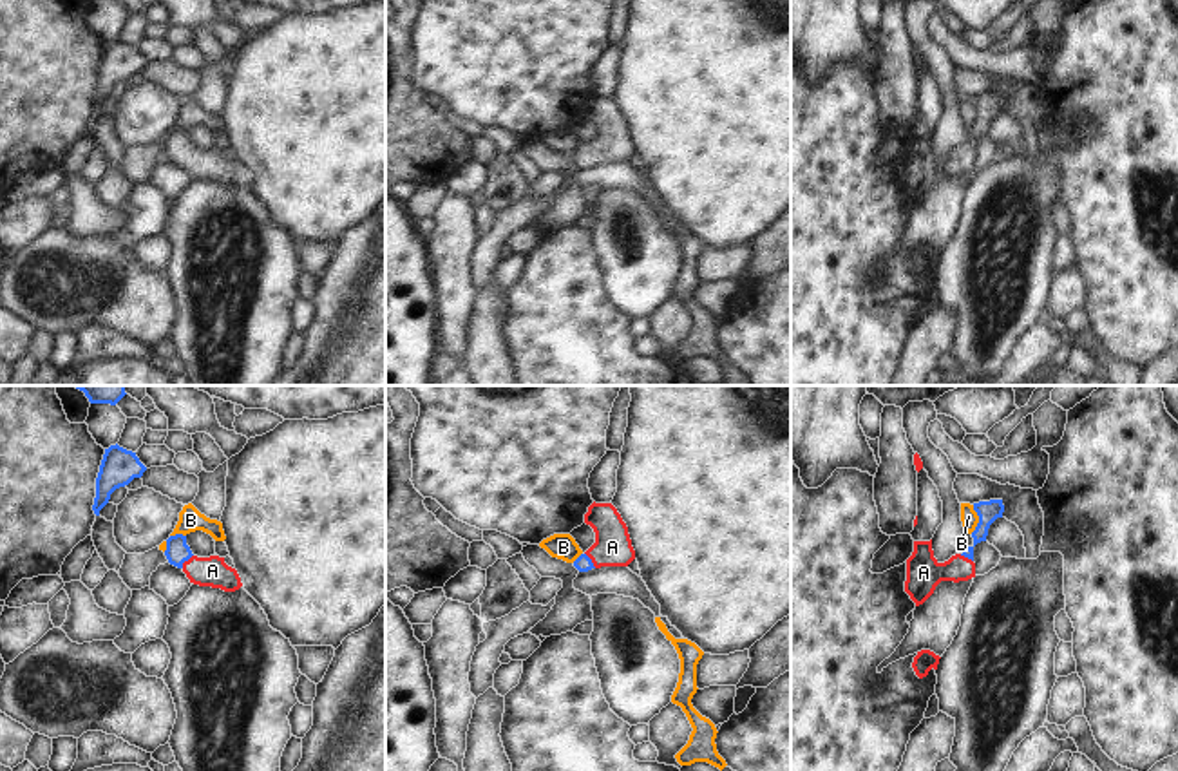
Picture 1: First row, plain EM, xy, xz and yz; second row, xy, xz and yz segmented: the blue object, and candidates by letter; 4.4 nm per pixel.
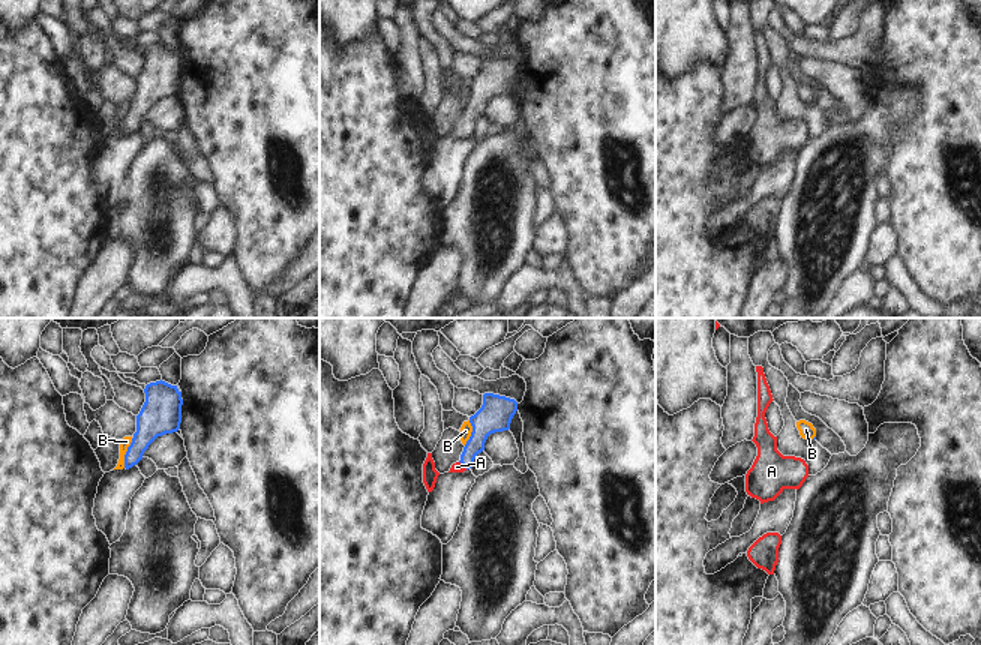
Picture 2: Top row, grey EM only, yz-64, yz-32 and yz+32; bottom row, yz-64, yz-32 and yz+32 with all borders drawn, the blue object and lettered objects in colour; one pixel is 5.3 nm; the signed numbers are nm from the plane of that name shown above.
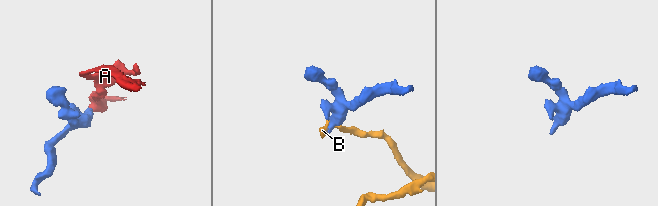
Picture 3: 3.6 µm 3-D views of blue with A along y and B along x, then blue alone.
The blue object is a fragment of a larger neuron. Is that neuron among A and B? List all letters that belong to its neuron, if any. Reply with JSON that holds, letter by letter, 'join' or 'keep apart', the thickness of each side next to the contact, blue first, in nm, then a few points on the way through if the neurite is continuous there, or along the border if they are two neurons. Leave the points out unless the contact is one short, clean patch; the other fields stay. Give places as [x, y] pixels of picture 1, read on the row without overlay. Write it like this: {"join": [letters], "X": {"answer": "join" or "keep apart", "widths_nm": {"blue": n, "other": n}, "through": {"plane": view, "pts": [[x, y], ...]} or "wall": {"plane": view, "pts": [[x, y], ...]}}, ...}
{"join": ["A"], "A": {"answer": "join", "widths_nm": {"blue": 100, "other": 130}, "through": {"plane": "xy", "pts": [[178, 145], [185, 154], [199, 165], [212, 165]]}}, "B": {"answer": "keep apart", "widths_nm": {"blue": 100, "other": 80}, "wall": {"plane": "yz", "pts": [[974, 100], [978, 120], [970, 127]]}}}

